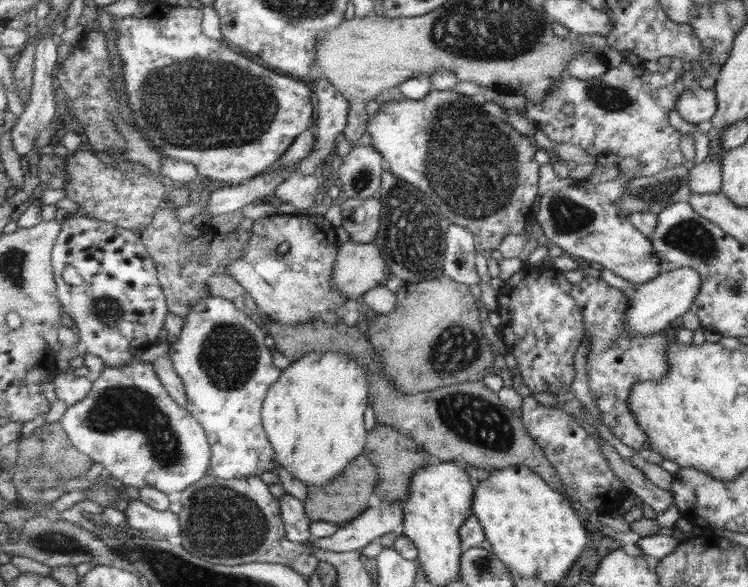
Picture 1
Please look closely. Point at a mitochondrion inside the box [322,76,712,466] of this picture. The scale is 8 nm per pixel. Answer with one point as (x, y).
(475, 164)

